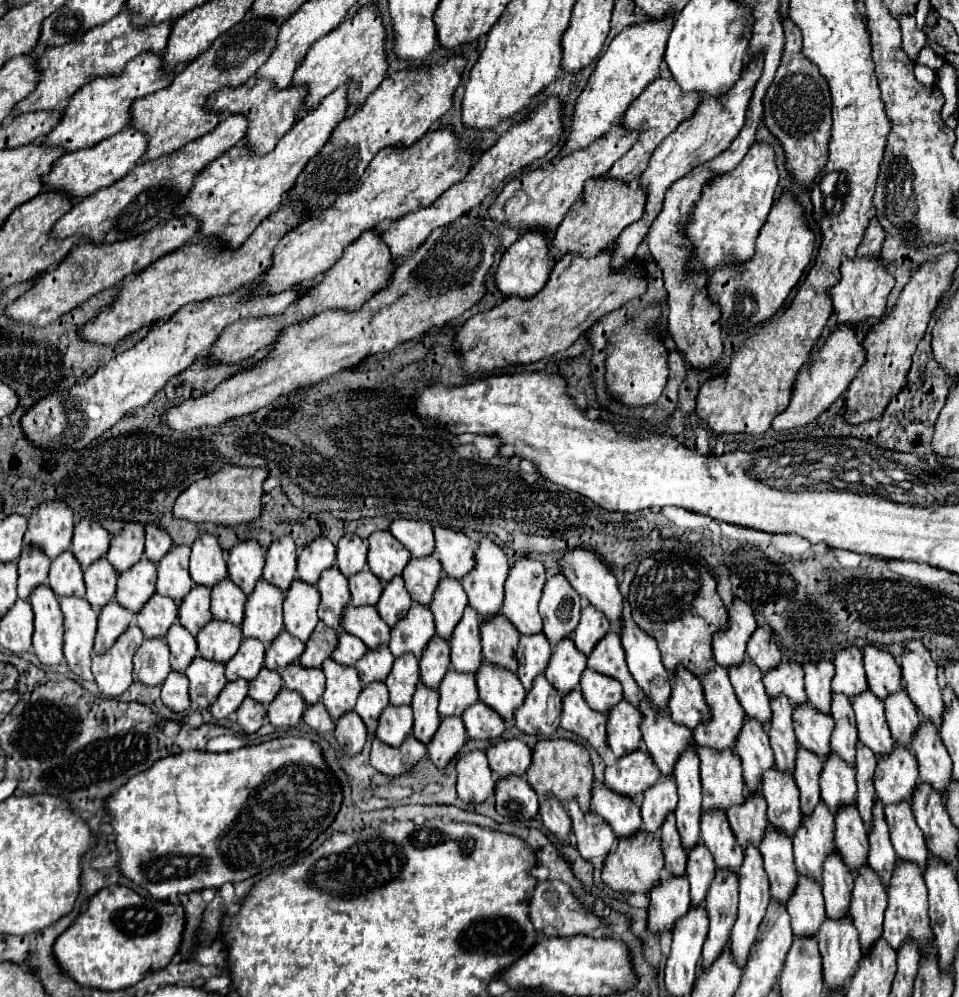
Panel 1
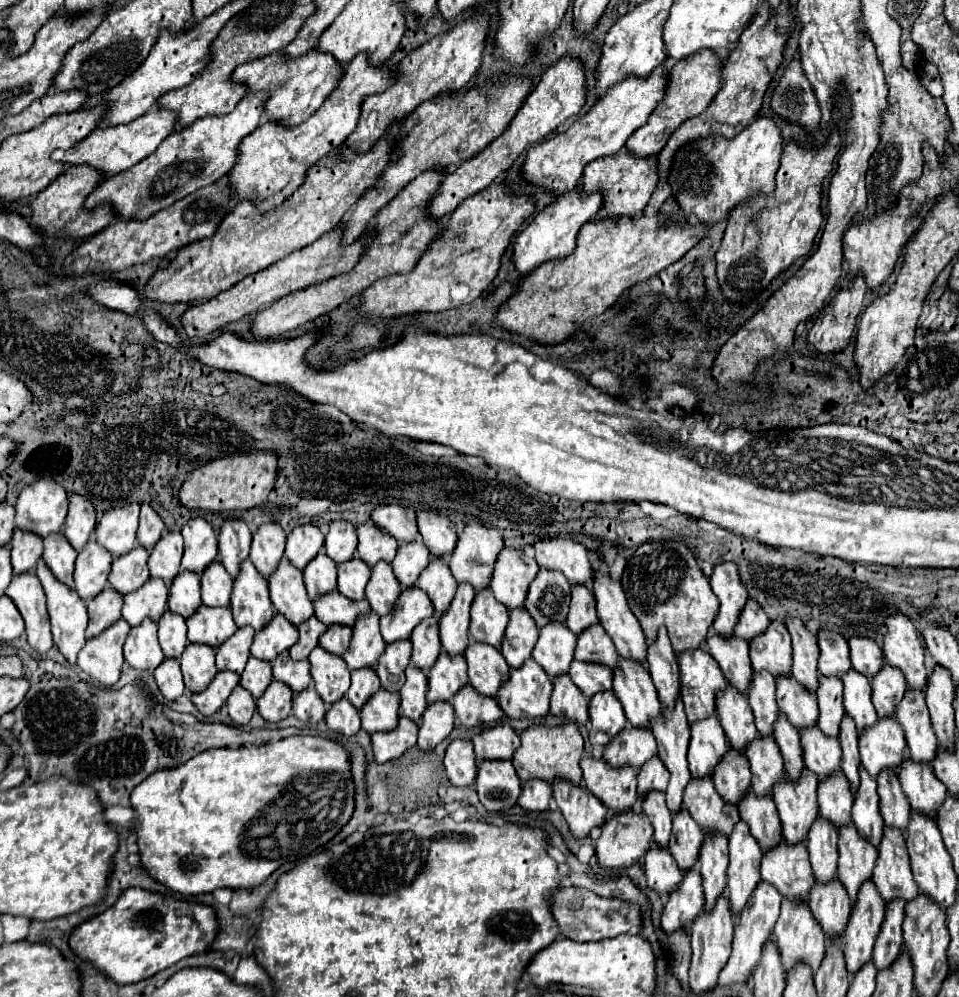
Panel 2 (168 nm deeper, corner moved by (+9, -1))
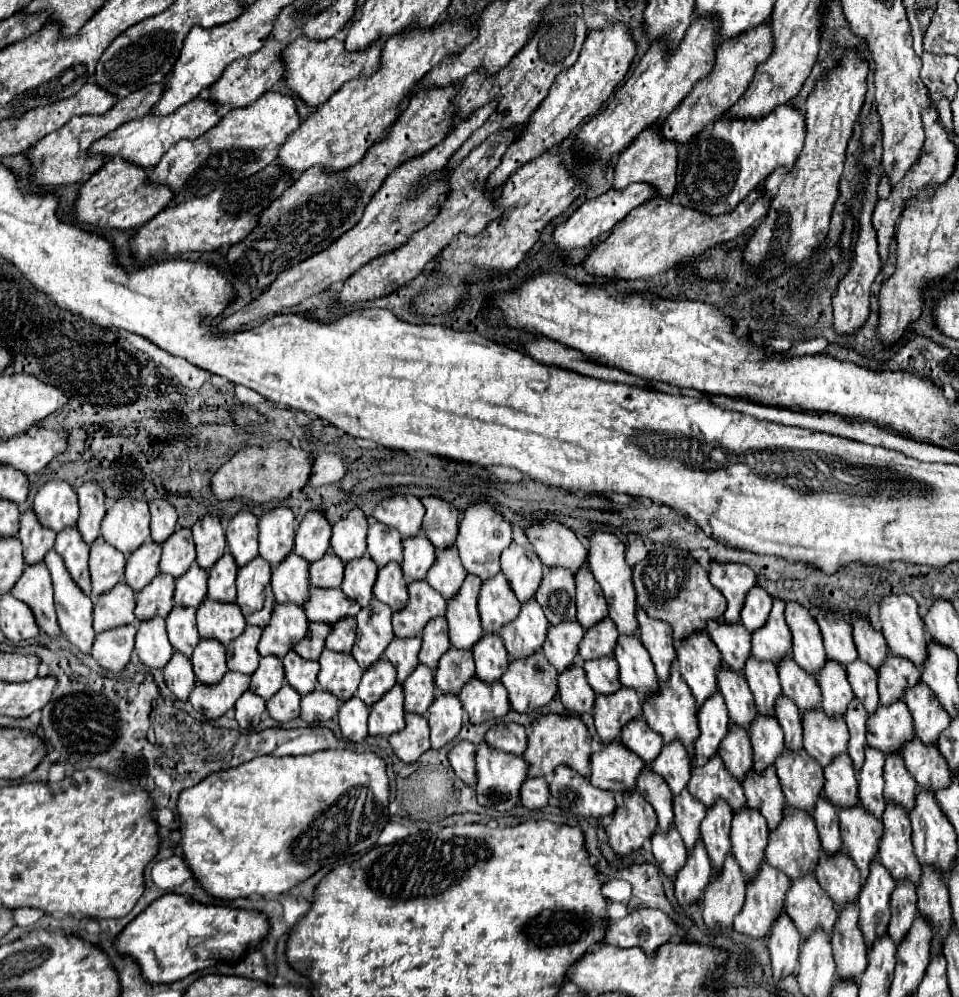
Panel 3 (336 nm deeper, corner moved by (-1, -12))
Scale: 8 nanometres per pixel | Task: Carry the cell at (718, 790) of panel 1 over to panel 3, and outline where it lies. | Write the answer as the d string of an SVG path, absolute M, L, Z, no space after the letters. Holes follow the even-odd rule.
M716 691L716 695L708 697L702 707L698 707L698 727L700 735L694 741L694 765L702 767L722 743L722 737L726 737L728 731L728 709L724 703L722 693Z

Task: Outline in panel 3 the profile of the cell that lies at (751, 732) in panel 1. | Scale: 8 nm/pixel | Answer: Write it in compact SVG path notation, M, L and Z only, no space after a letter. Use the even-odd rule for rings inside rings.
M722 665L722 669L718 669L718 687L726 699L730 719L736 725L742 725L748 729L758 711L754 705L754 697L750 695L750 687L746 683L744 673L732 671L730 667Z

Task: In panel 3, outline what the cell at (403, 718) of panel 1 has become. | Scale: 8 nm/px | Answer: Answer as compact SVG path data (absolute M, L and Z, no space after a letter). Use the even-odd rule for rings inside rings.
M394 685L380 701L376 701L370 707L370 717L368 717L368 733L370 735L380 735L380 737L390 737L390 733L396 733L404 729L404 705L402 705L402 687Z

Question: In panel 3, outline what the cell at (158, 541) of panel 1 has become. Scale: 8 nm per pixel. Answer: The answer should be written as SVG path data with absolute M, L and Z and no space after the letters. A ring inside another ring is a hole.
M156 499L150 501L150 513L152 513L152 521L150 521L150 531L152 531L152 539L162 543L166 541L166 537L170 537L176 529L176 519L178 513L176 509L172 509L172 505L164 499Z

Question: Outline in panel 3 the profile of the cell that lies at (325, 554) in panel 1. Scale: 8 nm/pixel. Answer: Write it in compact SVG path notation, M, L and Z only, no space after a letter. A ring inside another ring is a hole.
M322 509L308 511L296 531L296 545L294 551L306 557L308 563L318 561L330 549L330 523Z

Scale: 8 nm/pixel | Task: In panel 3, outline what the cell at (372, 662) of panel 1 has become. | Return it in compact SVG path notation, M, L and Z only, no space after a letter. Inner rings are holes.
M372 599L356 615L358 629L356 629L356 643L352 655L362 669L382 659L386 647L394 639L390 617L392 617L390 607L380 603L378 599Z

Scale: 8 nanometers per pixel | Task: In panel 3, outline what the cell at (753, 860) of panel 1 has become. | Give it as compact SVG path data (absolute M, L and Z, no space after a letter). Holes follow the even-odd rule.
M750 807L738 809L732 819L730 841L732 853L738 859L742 871L748 879L752 879L764 861L764 849L768 841L768 825L762 813Z

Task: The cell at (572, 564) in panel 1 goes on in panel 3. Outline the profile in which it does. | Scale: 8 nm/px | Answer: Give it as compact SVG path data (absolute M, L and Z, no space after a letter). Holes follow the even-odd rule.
M542 521L526 525L526 537L532 543L540 561L548 567L566 567L572 573L586 563L588 551L578 541L572 529L558 521Z

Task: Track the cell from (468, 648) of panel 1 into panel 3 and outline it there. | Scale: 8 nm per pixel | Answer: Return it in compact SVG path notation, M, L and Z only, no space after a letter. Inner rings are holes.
M468 575L458 593L448 601L446 619L450 629L450 643L458 649L470 649L484 635L476 605L480 585L482 581L478 575Z

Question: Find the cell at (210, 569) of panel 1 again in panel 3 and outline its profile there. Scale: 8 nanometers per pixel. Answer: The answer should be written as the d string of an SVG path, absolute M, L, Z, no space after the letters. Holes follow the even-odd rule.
M204 515L192 527L196 541L196 563L202 569L210 569L226 551L226 537L216 515Z

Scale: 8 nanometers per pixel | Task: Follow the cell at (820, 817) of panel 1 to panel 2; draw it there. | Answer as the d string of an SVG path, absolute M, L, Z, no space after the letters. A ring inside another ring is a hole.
M804 770L798 782L784 780L776 786L774 802L782 820L784 840L794 846L808 838L812 822L820 816L818 808L818 782Z

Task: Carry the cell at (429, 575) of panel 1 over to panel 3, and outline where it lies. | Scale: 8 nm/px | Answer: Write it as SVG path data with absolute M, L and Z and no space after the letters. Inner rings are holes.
M420 533L418 537L406 537L402 541L404 549L404 561L402 561L402 571L406 581L418 581L424 579L432 563L436 561L436 549L430 545L428 537Z

